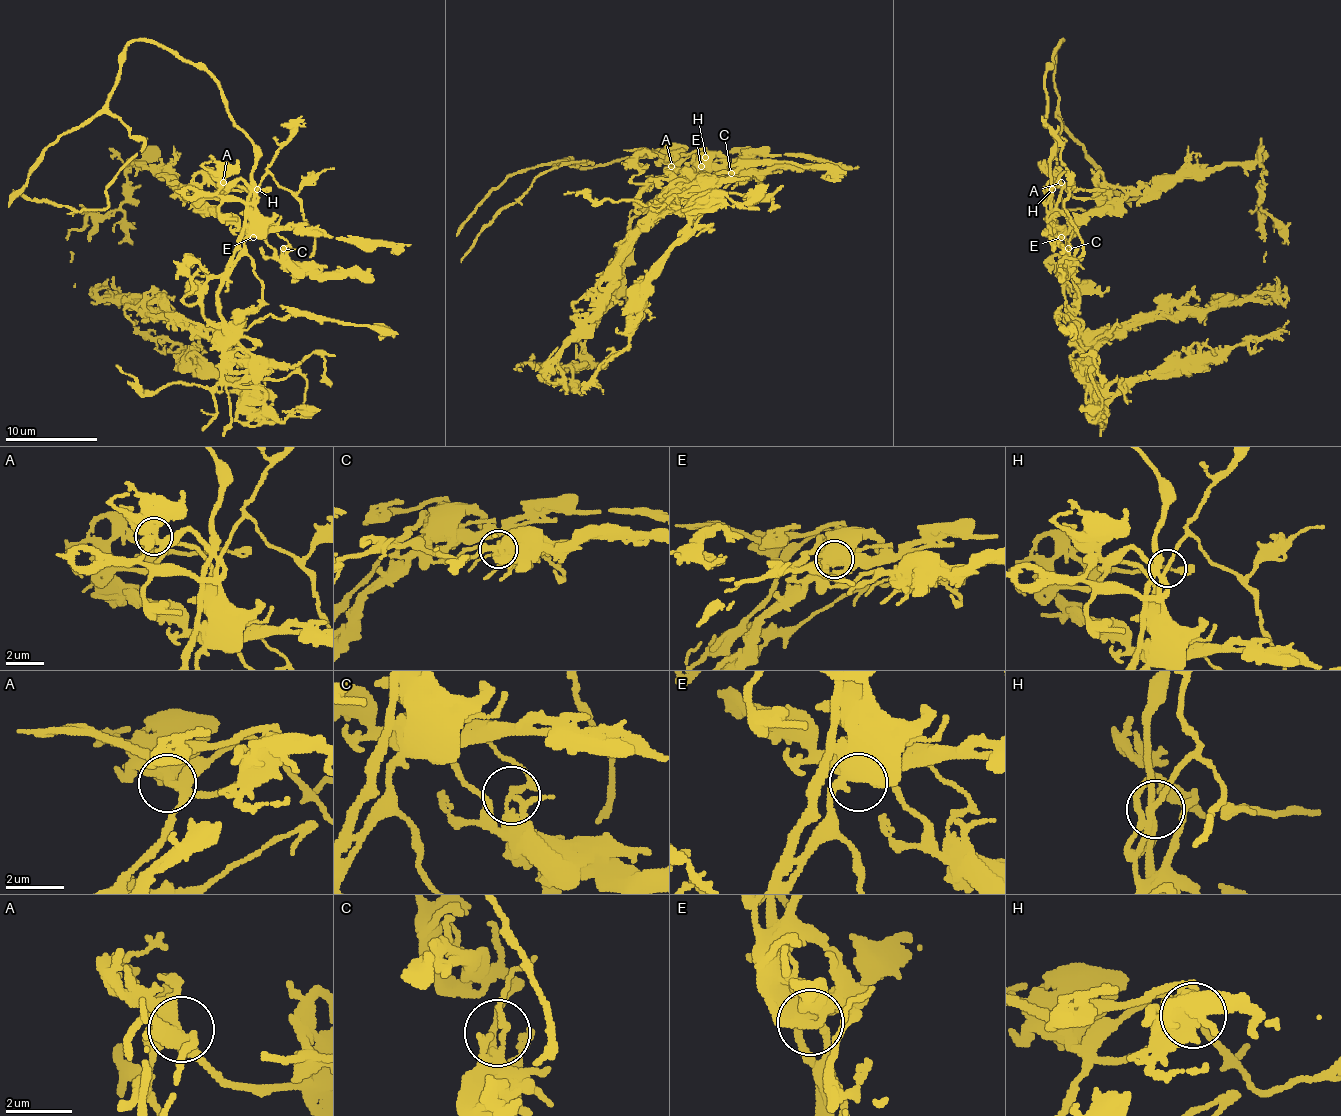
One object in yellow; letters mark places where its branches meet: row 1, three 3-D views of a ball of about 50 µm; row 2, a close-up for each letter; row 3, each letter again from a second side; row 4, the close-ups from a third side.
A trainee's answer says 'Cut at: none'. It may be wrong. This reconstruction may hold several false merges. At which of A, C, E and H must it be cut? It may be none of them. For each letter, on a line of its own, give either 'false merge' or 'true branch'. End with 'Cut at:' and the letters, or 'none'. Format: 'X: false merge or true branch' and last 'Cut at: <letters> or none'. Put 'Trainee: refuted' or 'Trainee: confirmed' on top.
Trainee: confirmed
A: true branch
C: true branch
E: true branch
H: true branch
Cut at: none

